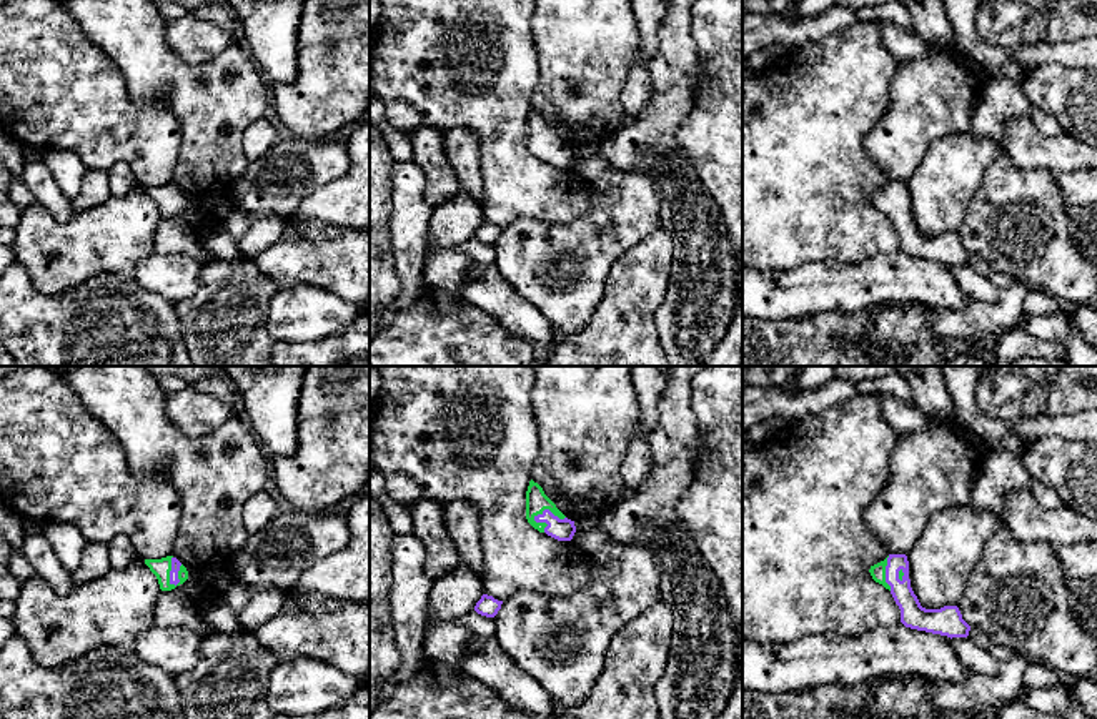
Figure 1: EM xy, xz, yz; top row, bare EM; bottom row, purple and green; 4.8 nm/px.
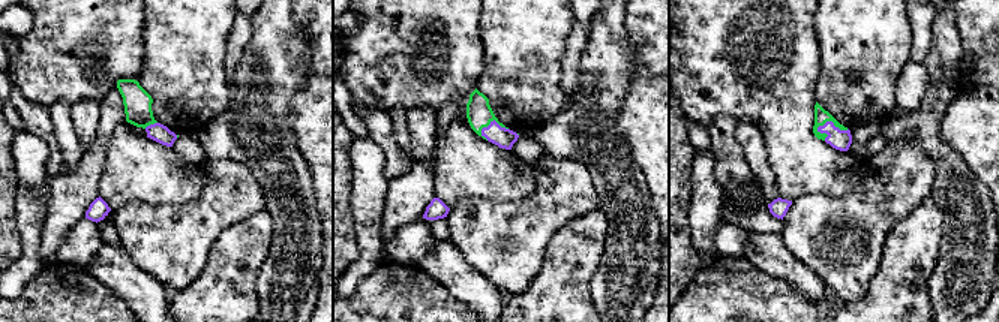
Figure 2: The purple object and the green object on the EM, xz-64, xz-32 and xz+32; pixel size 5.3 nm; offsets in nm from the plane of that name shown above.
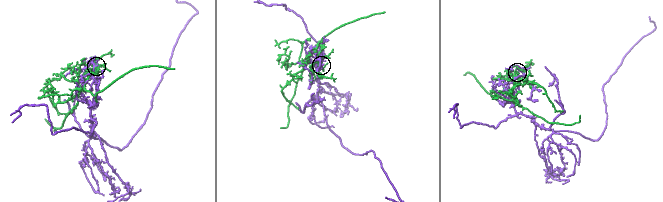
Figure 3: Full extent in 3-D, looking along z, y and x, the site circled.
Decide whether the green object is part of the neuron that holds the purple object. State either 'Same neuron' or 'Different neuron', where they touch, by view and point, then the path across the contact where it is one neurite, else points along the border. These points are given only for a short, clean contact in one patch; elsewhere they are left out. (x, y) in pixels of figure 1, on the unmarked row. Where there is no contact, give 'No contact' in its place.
Different neuron. Touches purple at xz (548, 137)

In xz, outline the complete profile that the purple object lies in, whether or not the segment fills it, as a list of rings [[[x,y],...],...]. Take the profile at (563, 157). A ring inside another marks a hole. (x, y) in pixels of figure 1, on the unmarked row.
[[[544,136],[541,141],[534,143],[534,148],[546,150],[548,153],[544,155],[544,160],[558,168],[571,168],[576,160],[574,148],[568,145],[559,146],[549,136]]]

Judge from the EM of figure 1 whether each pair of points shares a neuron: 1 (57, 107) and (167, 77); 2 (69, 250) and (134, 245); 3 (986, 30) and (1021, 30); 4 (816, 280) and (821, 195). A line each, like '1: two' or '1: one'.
1: two
2: one
3: one
4: two

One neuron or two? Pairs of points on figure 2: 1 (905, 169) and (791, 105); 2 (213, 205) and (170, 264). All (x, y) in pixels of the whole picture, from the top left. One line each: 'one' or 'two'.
1: two
2: one

